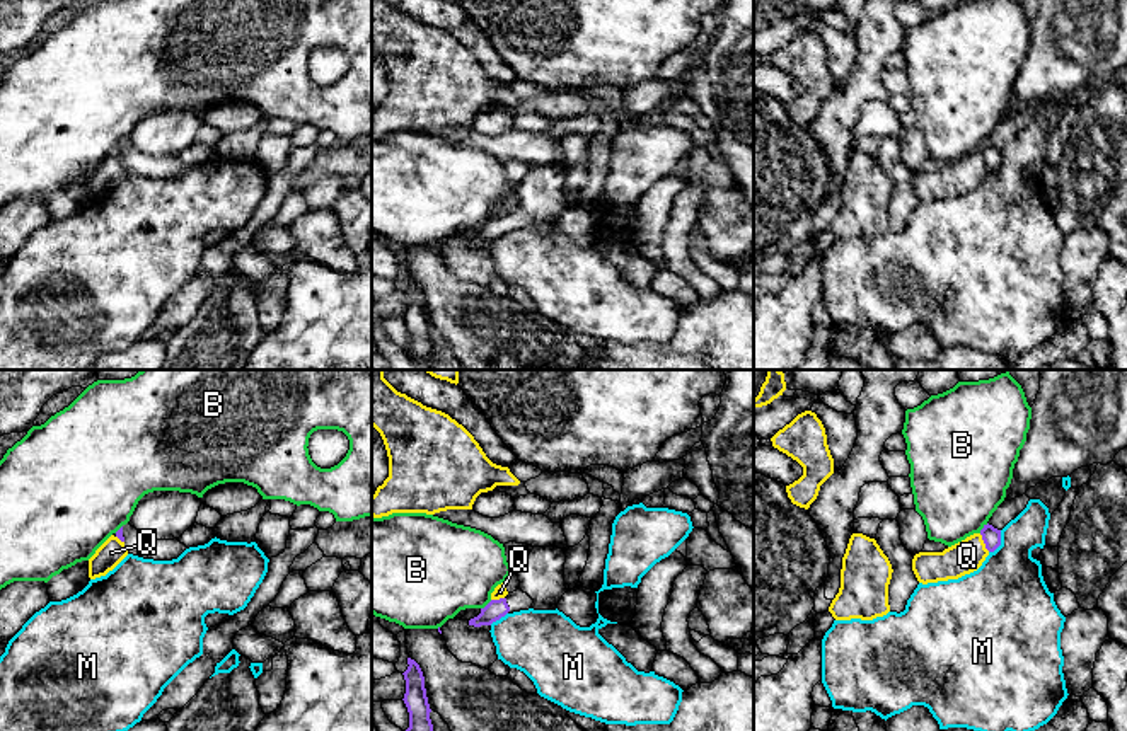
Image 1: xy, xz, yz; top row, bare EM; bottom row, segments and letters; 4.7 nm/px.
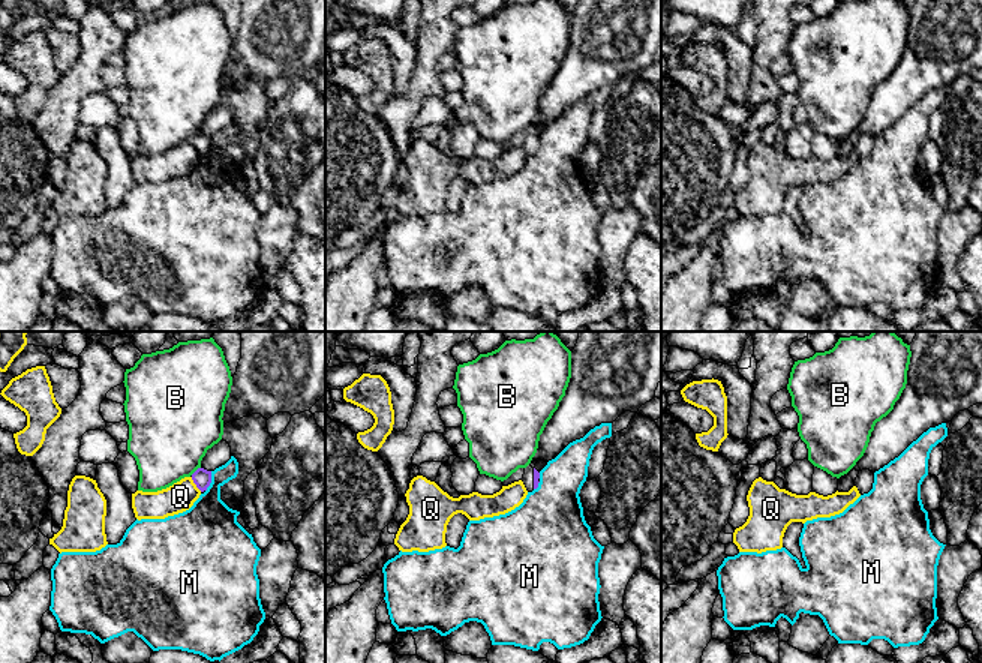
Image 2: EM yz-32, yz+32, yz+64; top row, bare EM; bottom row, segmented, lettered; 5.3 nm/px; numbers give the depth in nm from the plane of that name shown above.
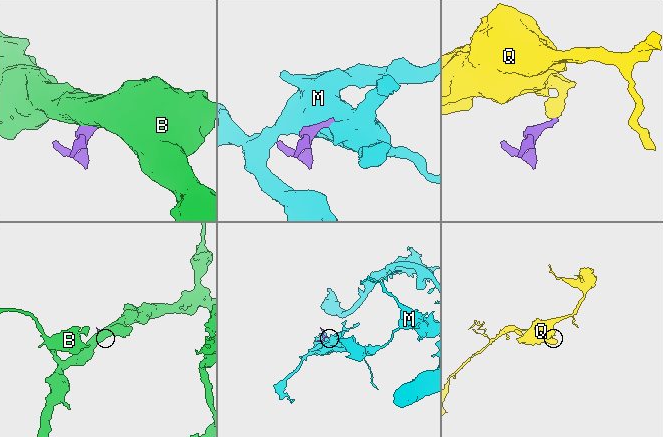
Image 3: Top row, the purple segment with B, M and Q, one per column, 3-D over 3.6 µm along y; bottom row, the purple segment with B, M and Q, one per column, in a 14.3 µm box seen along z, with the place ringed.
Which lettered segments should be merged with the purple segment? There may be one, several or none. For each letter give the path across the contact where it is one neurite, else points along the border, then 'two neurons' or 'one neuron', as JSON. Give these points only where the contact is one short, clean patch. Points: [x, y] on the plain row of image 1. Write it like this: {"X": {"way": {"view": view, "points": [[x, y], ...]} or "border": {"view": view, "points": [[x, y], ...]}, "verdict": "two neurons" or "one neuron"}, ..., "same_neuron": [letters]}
{"B": {"verdict": "two neurons"}, "M": {"border": {"view": "yz", "points": [[1001, 149], [1001, 161], [989, 171]]}, "verdict": "two neurons"}, "Q": {"border": {"view": "yz", "points": [[979, 152], [989, 169]]}, "verdict": "two neurons"}, "same_neuron": []}

